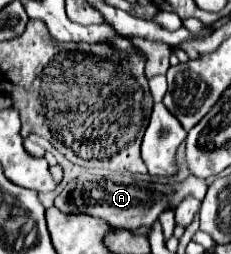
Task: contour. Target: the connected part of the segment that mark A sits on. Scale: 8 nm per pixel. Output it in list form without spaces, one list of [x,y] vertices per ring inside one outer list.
[[[85,172],[63,188],[63,192],[55,198],[55,206],[61,212],[79,212],[103,218],[117,228],[137,228],[141,224],[155,224],[165,210],[175,210],[187,196],[203,200],[205,192],[207,182],[197,176],[187,176],[181,182],[143,182],[121,174],[103,176]]]

